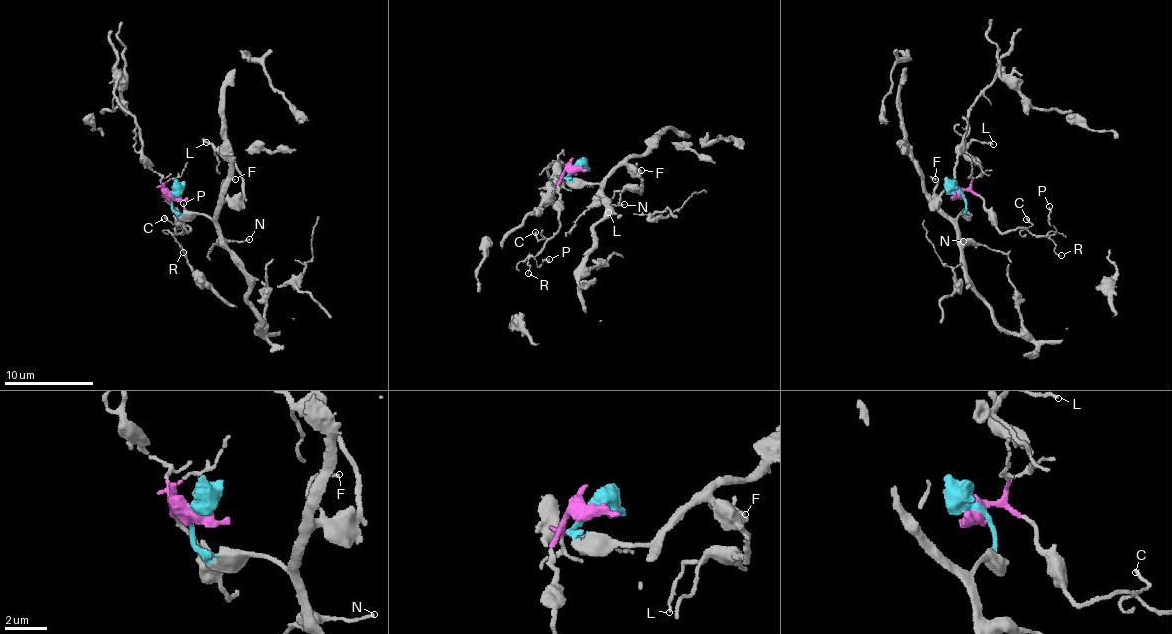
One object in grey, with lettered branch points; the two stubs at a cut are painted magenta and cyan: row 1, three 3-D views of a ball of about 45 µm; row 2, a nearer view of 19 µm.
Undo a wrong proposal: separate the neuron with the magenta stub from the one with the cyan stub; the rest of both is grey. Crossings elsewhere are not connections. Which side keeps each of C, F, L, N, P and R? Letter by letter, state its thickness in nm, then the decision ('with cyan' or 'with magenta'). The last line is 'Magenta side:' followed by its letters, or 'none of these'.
C: calibre 150 nm; with magenta
F: calibre 140 nm; with cyan
L: calibre 120 nm; with cyan
N: calibre 100 nm; with cyan
P: calibre 120 nm; with magenta
R: calibre 100 nm; with magenta
Magenta side: C, P, R

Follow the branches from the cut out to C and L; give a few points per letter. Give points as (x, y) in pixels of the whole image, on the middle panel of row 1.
C: (572, 170), (566, 170), (560, 181), (555, 205), (559, 226), (541, 241), (535, 231)
L: (572, 170), (566, 178), (598, 183), (622, 165), (640, 176), (642, 190), (623, 187), (616, 191), (609, 213)

